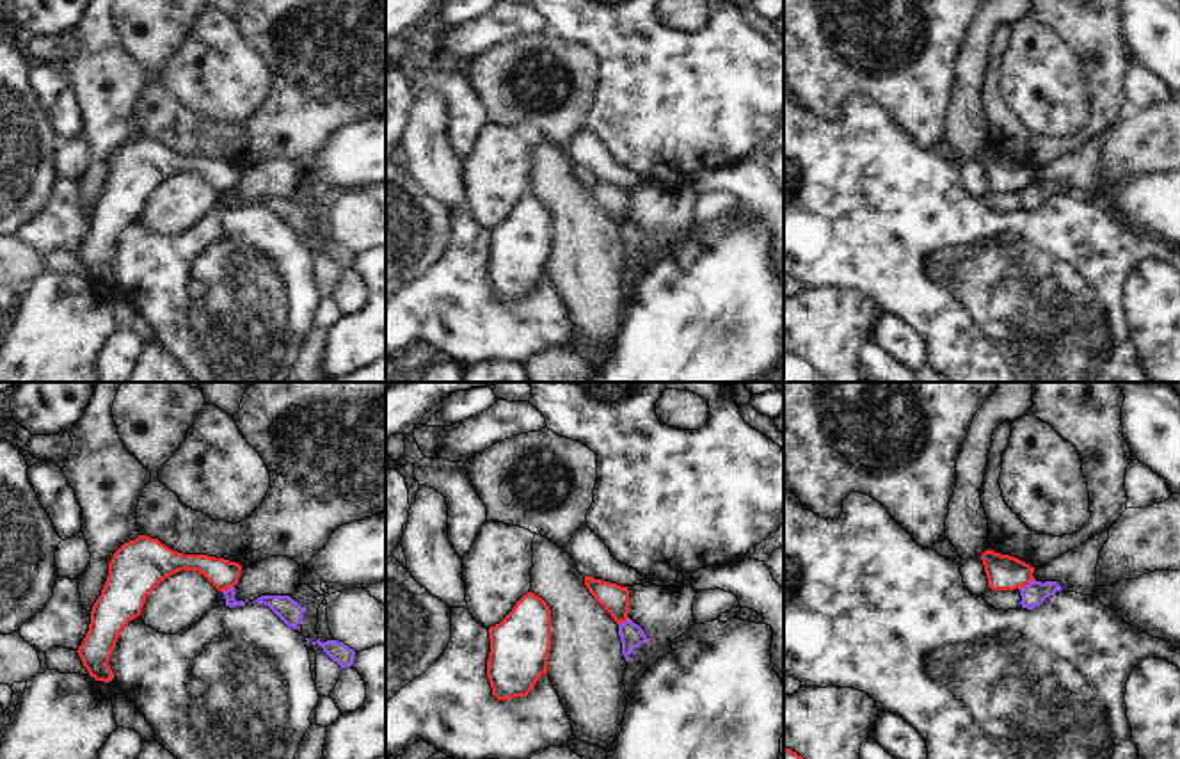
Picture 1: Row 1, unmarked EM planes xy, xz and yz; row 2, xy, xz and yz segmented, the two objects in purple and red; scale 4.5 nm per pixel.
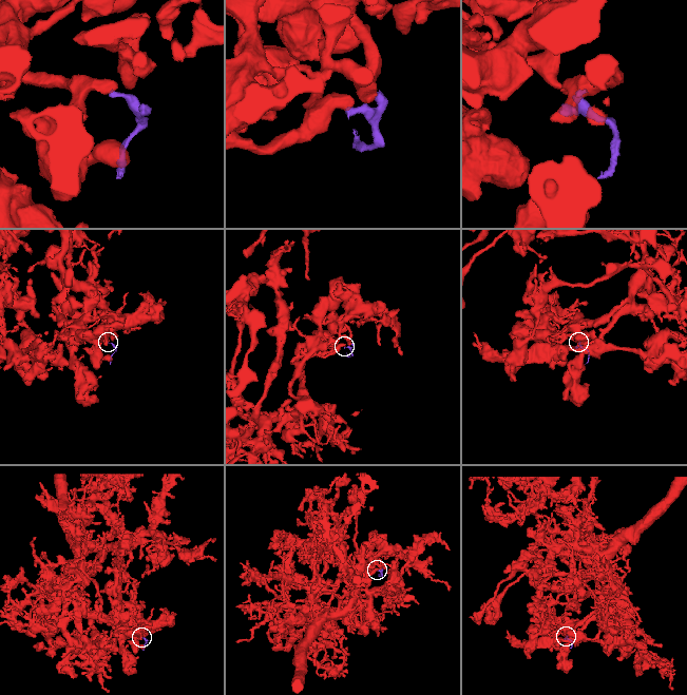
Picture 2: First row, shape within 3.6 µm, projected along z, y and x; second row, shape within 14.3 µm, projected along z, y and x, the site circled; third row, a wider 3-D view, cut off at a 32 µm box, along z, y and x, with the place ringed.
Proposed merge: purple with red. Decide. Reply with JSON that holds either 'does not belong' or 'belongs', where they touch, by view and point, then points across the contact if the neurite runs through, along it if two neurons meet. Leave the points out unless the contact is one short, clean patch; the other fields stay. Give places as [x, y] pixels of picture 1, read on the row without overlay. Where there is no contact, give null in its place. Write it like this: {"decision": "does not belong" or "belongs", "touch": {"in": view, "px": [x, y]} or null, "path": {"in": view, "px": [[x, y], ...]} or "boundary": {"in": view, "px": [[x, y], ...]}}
{"decision": "does not belong", "touch": {"in": "yz", "px": [1026, 187]}, "boundary": {"in": "yz", "px": [[1033, 180], [1019, 191]]}}

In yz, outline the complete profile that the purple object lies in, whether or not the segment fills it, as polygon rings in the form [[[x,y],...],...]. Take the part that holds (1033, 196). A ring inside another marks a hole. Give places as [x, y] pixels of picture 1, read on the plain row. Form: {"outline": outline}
{"outline": [[[1032,181],[1029,187],[1020,190],[1020,197],[1022,197],[1020,206],[1022,210],[1032,212],[1059,192],[1063,190],[1057,183],[1041,185],[1041,183]]]}

